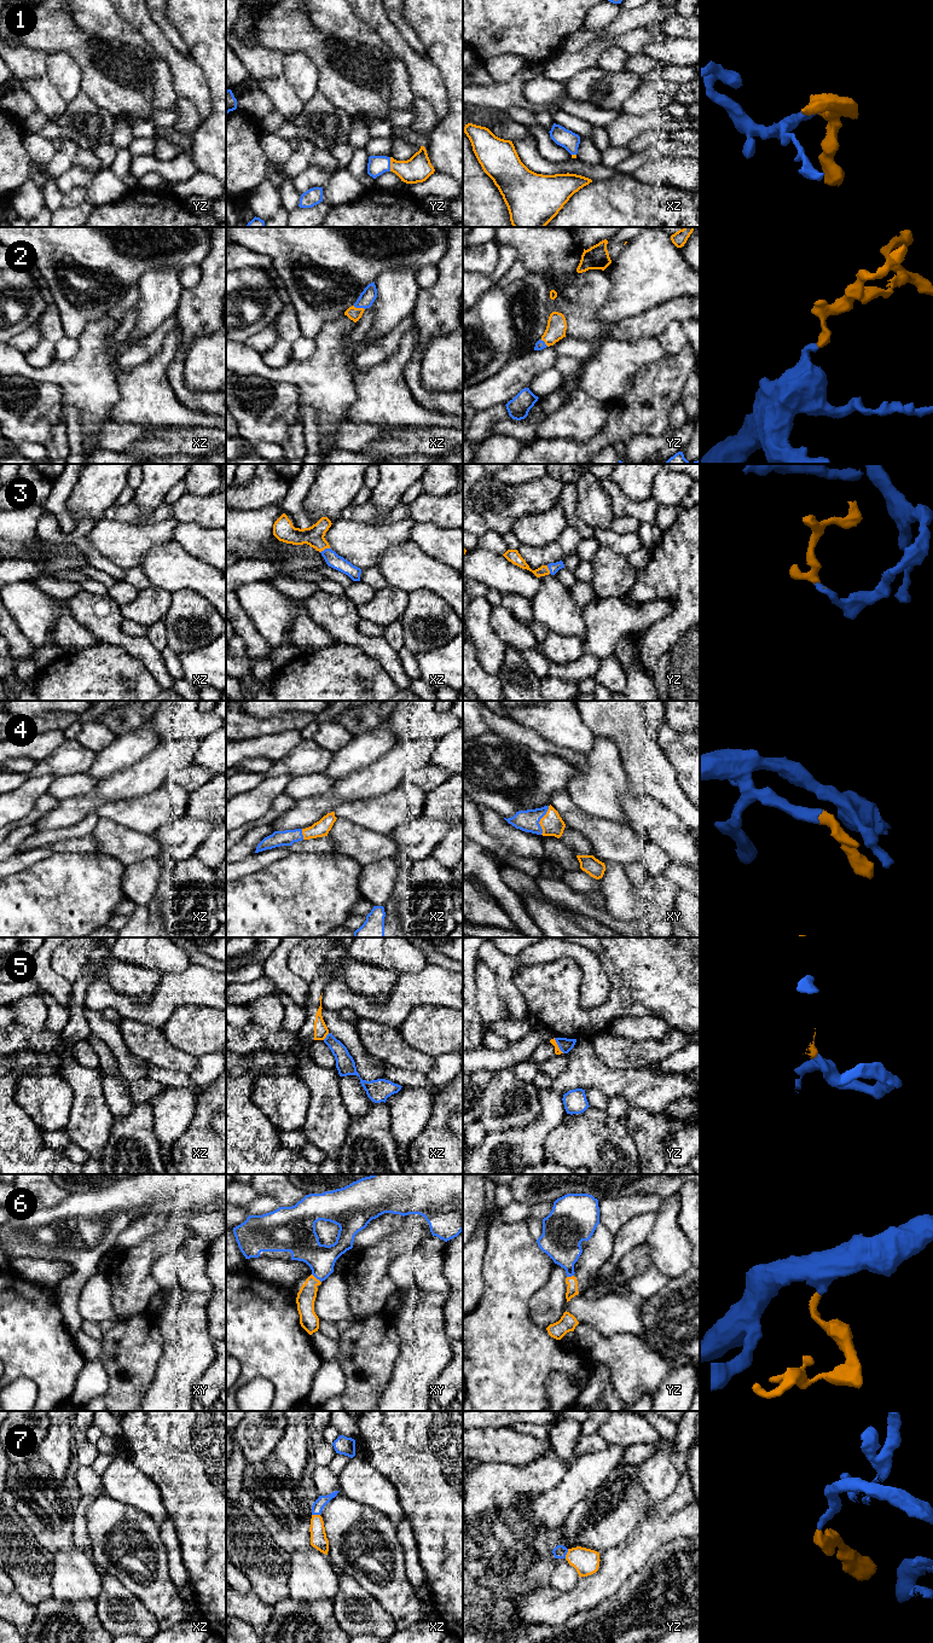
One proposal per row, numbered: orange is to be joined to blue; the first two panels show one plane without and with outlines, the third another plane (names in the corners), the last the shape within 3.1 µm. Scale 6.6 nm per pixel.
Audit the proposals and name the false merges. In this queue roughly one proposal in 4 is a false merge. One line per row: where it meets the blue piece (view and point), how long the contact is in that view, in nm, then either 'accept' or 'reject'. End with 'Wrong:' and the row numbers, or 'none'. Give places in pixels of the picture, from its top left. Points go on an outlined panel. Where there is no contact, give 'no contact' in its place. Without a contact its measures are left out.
1: yz (389, 164) | 100 nm | accept
2: xz (359, 307) | 80 nm | accept
3: xz (325, 549) | 70 nm | accept
4: xy (539, 820) | 200 nm | accept
5: yz (557, 1044) | 120 nm | reject
6: xy (317, 1278) | 90 nm | accept
7: yz (566, 1554) | 70 nm | accept
Wrong: 5

